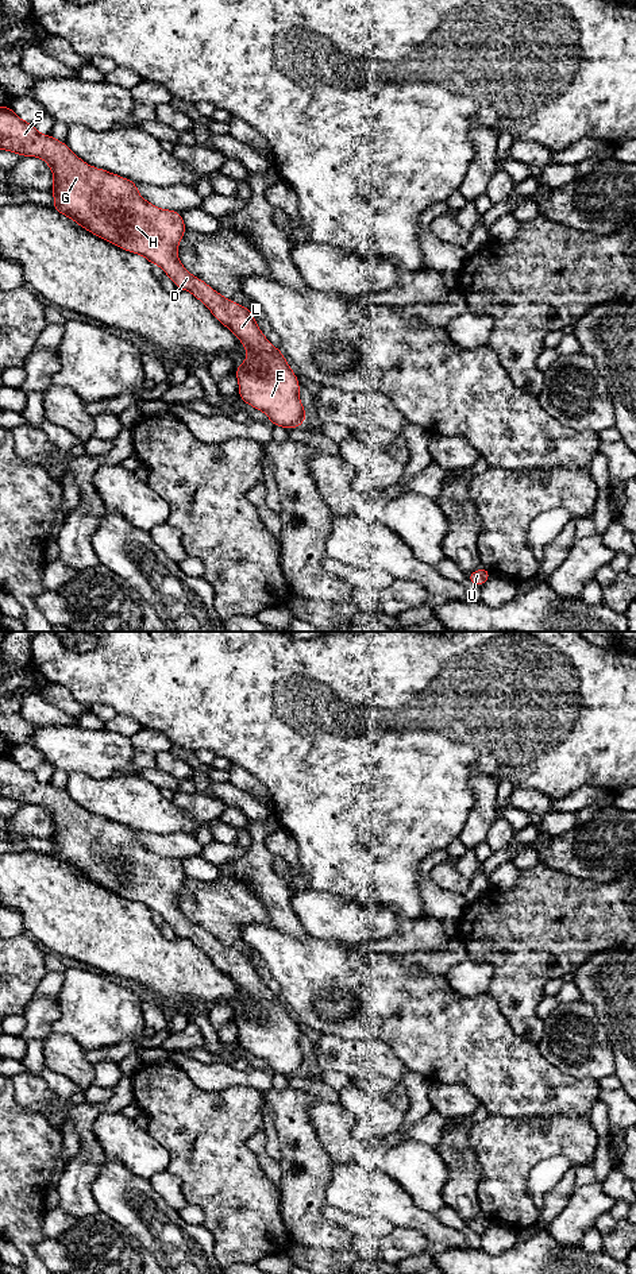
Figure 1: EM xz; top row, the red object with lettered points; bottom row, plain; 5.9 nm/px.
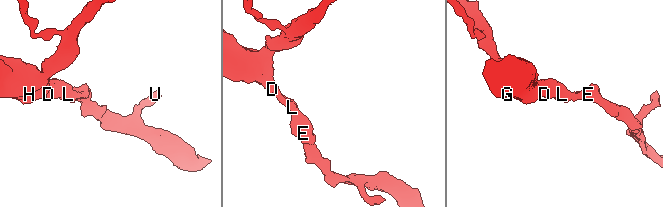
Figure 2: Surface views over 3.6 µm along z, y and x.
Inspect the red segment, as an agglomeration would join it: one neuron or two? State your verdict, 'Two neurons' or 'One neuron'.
One neuron

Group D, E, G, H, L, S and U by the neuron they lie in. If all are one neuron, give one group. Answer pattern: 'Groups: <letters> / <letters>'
Groups: D E G H L S U

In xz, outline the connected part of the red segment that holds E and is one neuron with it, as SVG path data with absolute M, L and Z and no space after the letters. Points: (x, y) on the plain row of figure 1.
M9 753L0 754L0 798L20 804L42 806L53 818L54 833L49 838L55 845L55 852L50 854L53 858L70 865L100 887L127 900L144 904L151 912L159 914L177 937L188 938L201 949L213 965L244 992L247 1007L235 1018L239 1046L263 1059L273 1073L286 1077L302 1073L308 1062L298 1043L301 1032L281 997L275 996L261 980L248 956L226 946L207 930L190 922L180 910L177 897L186 880L180 860L161 857L146 849L136 837L138 830L85 811L68 795L66 790L59 790L50 781L39 781L34 772L22 768Z

